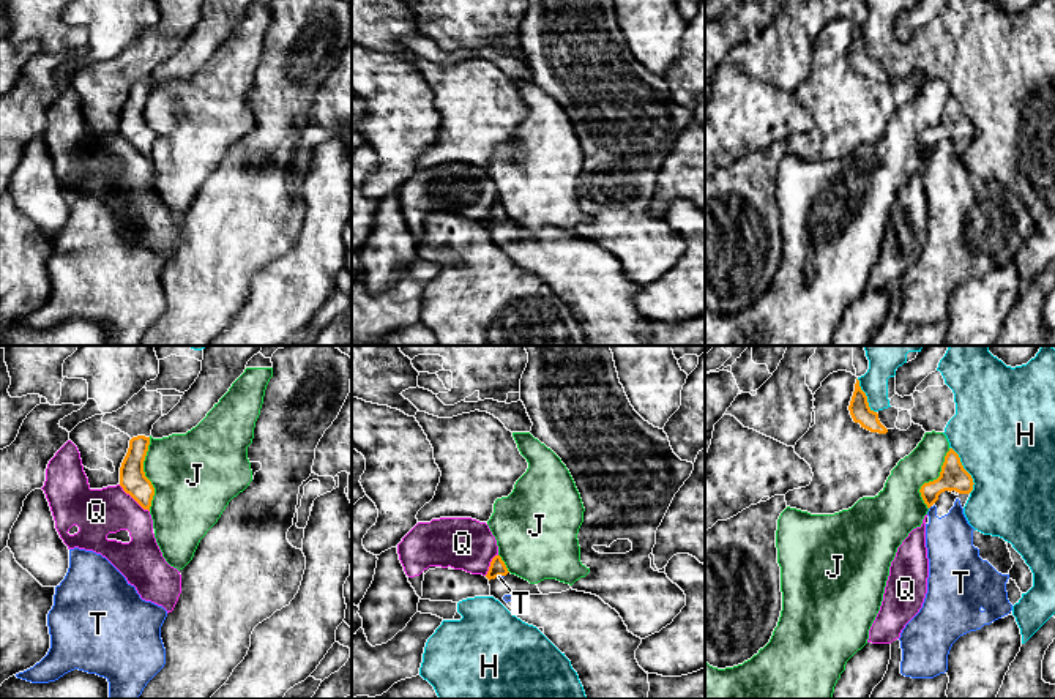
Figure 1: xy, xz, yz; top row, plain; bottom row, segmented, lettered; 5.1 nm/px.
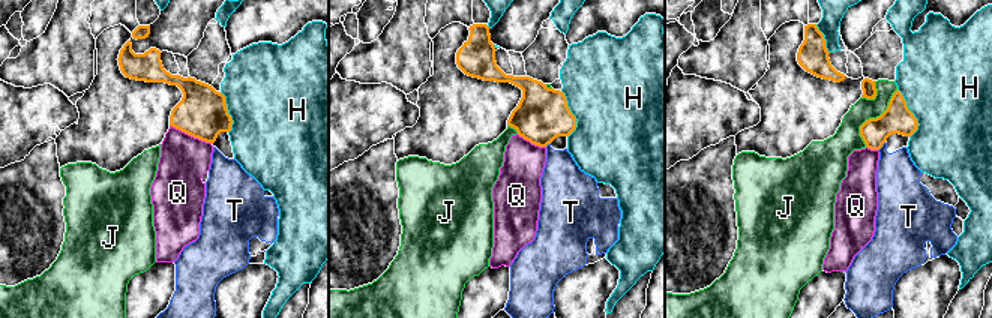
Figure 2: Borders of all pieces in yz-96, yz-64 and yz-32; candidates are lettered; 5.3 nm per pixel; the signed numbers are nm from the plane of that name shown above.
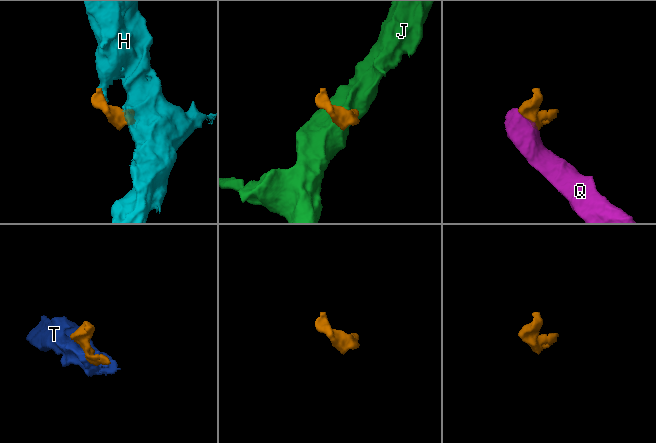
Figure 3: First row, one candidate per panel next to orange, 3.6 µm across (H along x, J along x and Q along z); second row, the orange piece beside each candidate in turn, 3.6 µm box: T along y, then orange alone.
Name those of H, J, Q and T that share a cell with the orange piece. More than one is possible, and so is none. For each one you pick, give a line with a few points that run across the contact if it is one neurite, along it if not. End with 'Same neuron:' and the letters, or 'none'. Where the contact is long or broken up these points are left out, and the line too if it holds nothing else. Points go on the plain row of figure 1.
Same neuron: none

